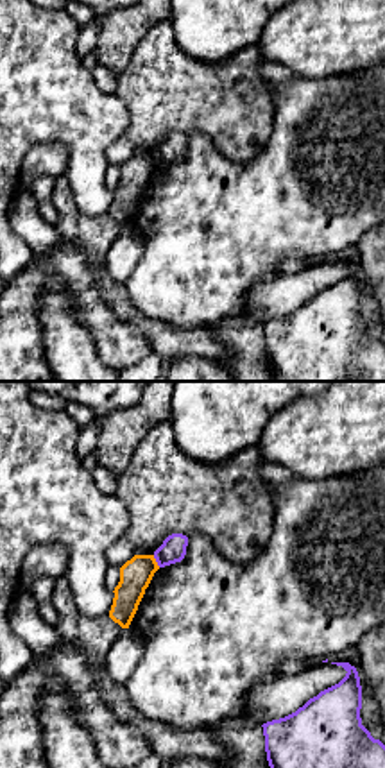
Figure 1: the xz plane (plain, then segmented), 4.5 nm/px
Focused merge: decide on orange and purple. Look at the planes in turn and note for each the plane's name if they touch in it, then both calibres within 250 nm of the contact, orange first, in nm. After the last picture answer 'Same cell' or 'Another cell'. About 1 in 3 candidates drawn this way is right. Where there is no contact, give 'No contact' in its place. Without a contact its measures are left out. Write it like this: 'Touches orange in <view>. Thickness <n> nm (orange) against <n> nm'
Touches orange in xz. Thickness 140 nm (orange) against 120 nm

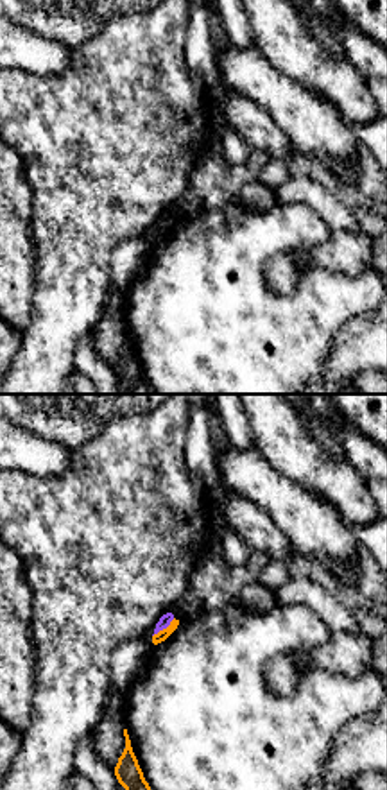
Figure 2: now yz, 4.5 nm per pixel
Touches orange in yz. Thickness 50 nm (orange) against 50 nm

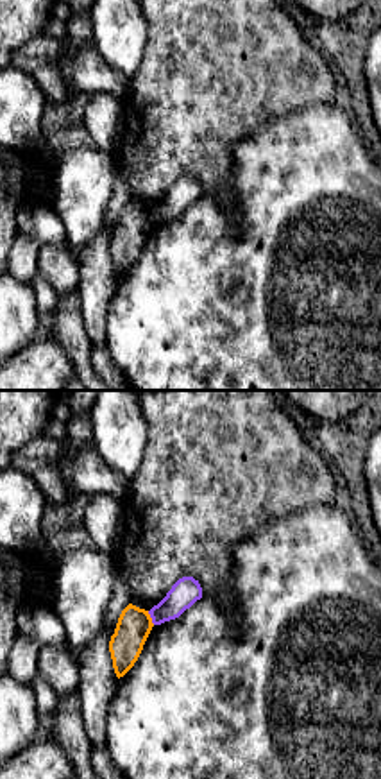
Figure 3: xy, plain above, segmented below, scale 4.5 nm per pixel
Touches orange in xy. Thickness 150 nm (orange) against 120 nm

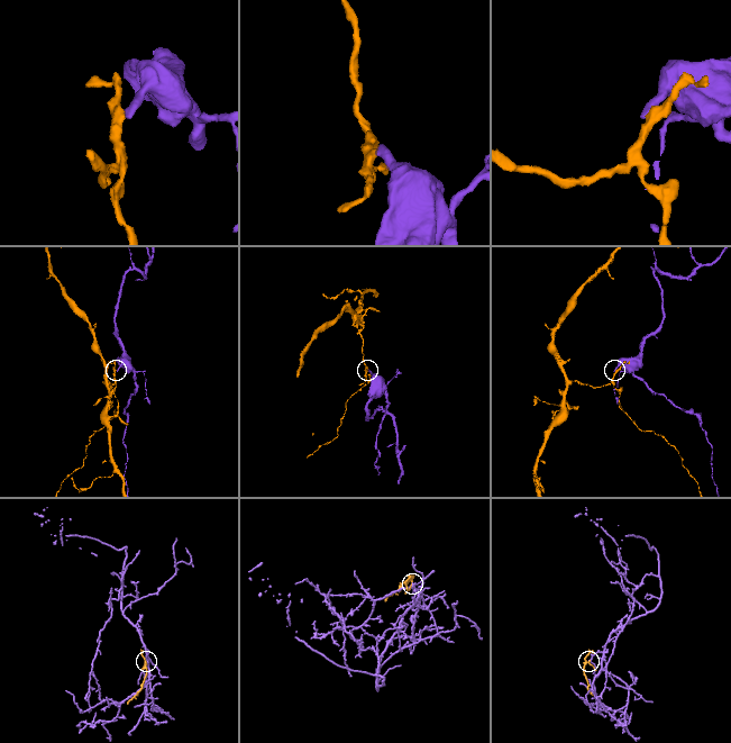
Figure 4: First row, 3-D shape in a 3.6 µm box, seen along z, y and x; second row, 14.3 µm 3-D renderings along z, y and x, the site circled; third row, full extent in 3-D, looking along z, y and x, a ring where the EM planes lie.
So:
Another cell

